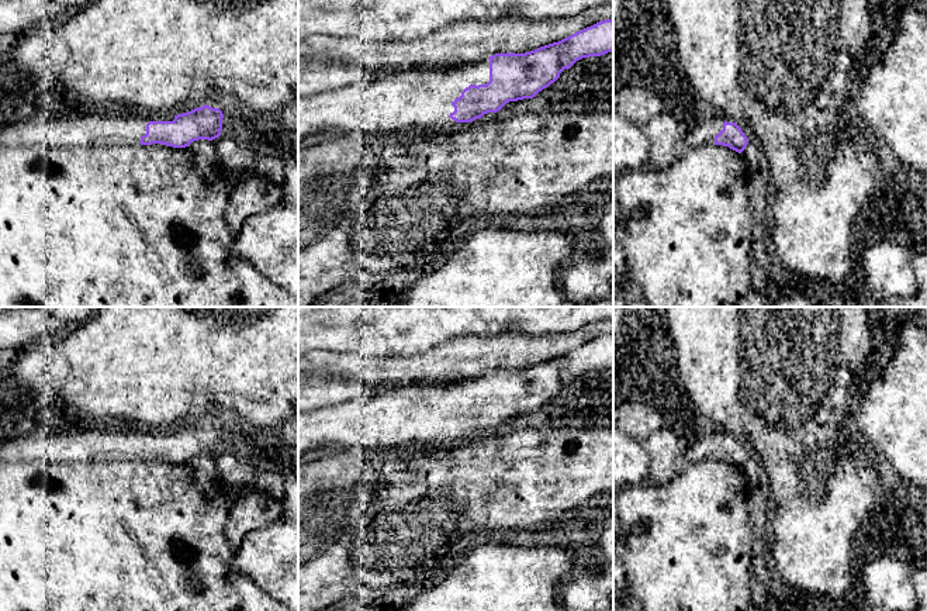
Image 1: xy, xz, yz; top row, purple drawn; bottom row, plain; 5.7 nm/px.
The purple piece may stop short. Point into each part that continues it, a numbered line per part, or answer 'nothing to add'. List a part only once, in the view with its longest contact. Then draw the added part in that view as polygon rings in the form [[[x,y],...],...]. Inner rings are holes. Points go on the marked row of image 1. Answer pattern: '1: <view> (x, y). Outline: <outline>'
1: xz (404, 100). Outline: [[[490,59],[463,63],[453,70],[397,72],[384,75],[376,82],[363,82],[332,92],[298,97],[298,145],[308,135],[331,134],[332,130],[353,134],[388,134],[416,127],[440,128],[456,121],[449,115],[454,111],[452,103],[470,84],[490,82]]]

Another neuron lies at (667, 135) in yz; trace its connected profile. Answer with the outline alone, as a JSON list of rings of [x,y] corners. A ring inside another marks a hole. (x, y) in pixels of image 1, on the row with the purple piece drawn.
[[[661,113],[653,117],[643,127],[651,141],[648,159],[664,169],[672,165],[684,145],[686,132],[671,113]]]

